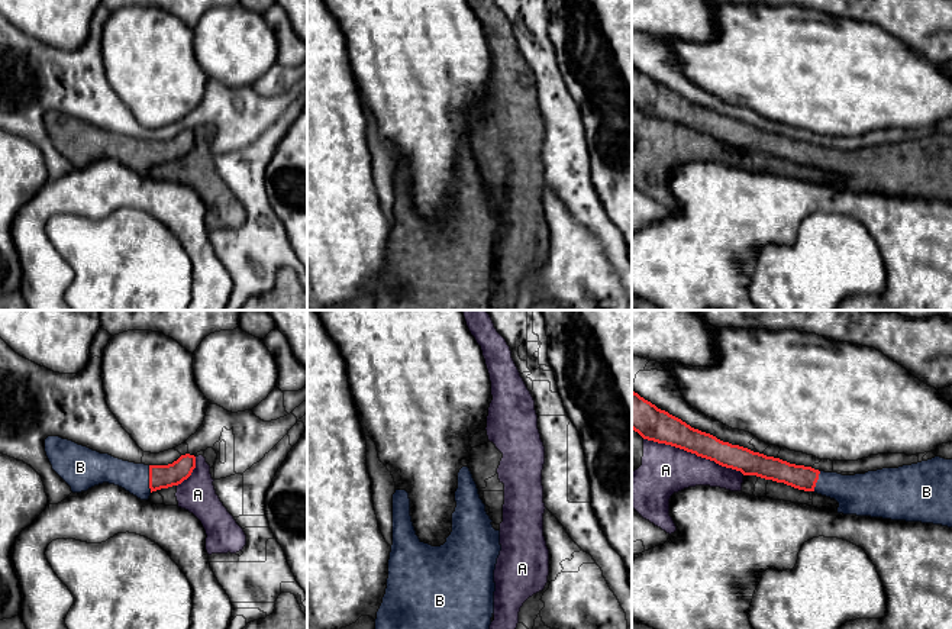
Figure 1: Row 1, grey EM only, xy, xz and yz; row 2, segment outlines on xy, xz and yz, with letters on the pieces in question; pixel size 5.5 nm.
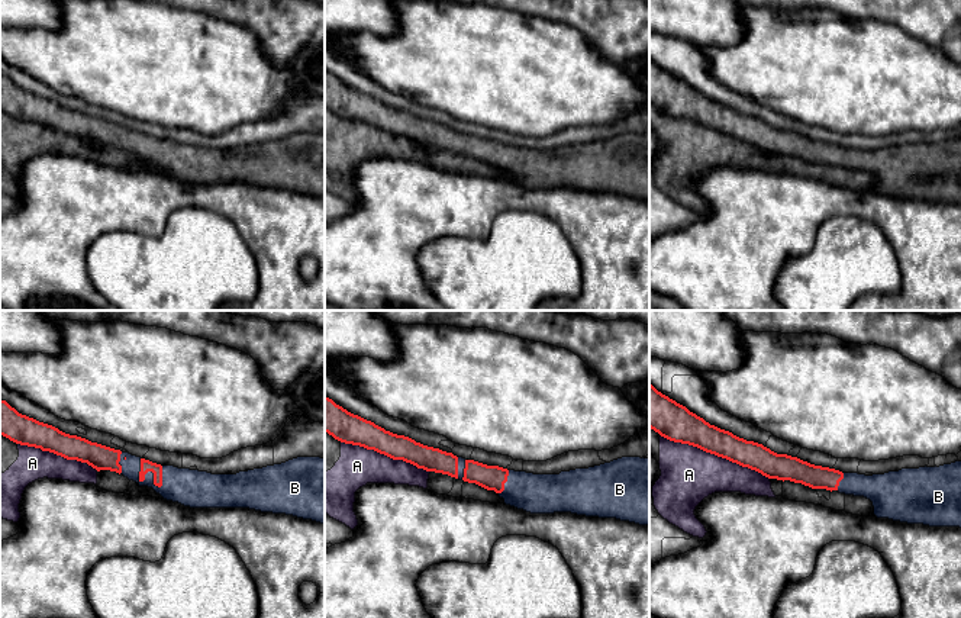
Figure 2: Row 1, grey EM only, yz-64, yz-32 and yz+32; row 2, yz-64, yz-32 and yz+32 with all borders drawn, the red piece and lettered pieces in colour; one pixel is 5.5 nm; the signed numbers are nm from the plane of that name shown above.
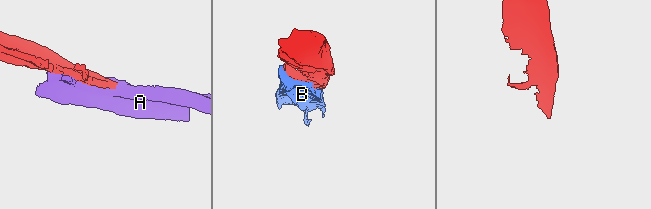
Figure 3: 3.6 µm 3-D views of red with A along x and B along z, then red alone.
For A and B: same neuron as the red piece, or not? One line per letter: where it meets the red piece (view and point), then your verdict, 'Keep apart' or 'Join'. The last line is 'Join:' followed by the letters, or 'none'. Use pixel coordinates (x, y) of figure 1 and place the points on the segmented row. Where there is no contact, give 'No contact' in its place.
A: Touches red at yz (694, 452). Keep apart
B: Touches red at xy (149, 478). Join
Join: B

